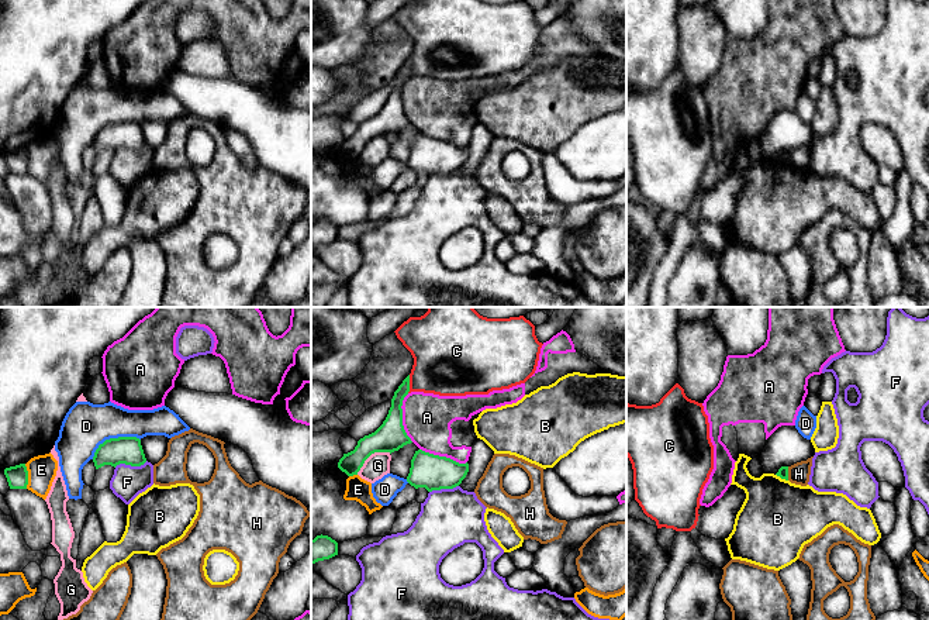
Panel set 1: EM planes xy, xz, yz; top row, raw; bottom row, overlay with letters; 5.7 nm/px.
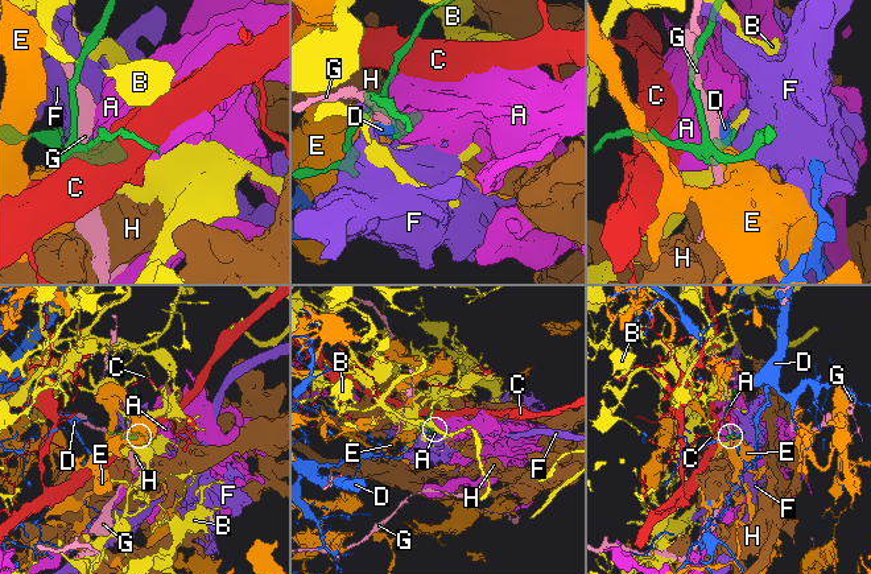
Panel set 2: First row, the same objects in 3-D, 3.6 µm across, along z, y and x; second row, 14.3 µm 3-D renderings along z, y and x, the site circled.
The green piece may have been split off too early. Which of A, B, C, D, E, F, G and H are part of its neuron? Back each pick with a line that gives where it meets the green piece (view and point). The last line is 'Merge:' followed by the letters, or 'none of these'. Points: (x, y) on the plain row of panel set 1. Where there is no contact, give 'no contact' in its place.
Merge: none of these

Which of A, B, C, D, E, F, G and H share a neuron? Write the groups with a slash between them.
A / B / C / D / E / F / G / H

